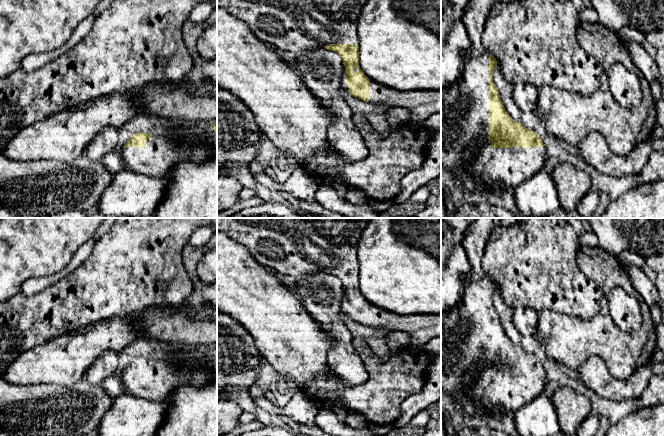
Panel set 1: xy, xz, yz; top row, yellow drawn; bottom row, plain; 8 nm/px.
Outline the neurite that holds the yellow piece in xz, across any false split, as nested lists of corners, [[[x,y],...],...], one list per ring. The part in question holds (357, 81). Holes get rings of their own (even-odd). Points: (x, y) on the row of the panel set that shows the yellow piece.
[[[217,0],[217,7],[246,22],[254,35],[263,43],[293,57],[301,56],[306,51],[317,48],[337,52],[345,66],[345,74],[341,80],[342,89],[366,102],[406,108],[410,111],[410,123],[425,125],[431,115],[441,113],[441,90],[410,90],[407,92],[394,90],[369,79],[359,66],[357,22],[366,2],[367,0]]]

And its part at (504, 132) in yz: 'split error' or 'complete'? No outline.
split error

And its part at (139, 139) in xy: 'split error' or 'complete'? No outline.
split error

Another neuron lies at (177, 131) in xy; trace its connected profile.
[[[180,124],[175,125],[172,128],[172,136],[171,138],[175,141],[180,141],[181,139],[184,139],[184,127],[182,127]]]

